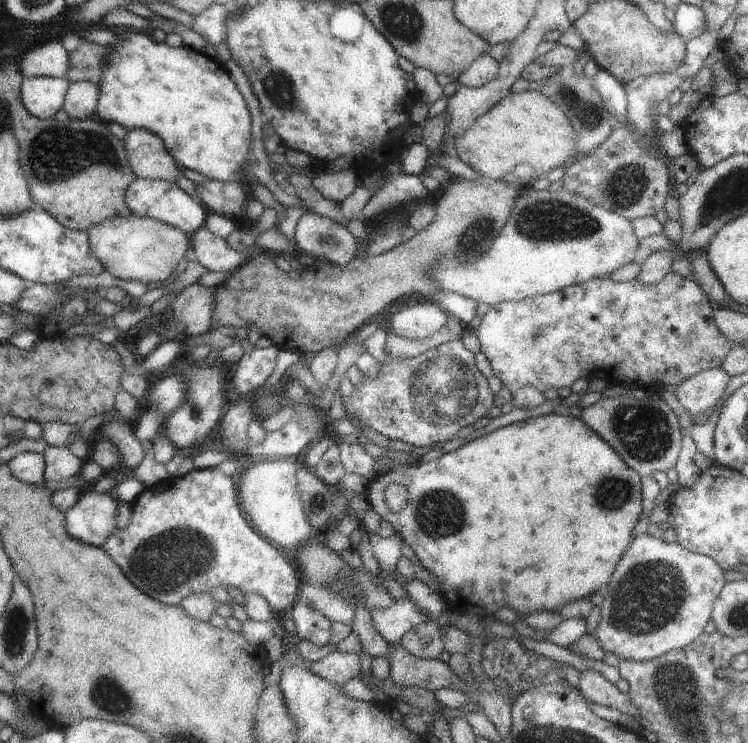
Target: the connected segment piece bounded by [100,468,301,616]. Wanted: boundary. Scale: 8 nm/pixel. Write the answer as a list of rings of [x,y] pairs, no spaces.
[[[195,468],[182,476],[168,476],[144,487],[130,506],[129,524],[122,529],[116,528],[100,547],[133,586],[163,604],[179,605],[189,595],[207,593],[216,586],[229,586],[239,588],[242,593],[258,594],[268,602],[275,616],[279,616],[286,614],[295,601],[301,581],[289,560],[248,525],[238,506],[235,479],[208,469]]]

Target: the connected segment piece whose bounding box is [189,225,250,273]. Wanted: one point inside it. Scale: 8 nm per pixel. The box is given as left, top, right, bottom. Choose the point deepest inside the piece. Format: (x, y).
(212, 253)

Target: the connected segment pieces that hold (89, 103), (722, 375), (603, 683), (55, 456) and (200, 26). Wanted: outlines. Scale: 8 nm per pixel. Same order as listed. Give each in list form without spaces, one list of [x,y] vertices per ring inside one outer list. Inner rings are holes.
[[[89,81],[70,82],[62,107],[69,119],[79,120],[94,117],[97,97],[96,84]]]
[[[713,367],[686,378],[676,386],[675,398],[691,415],[692,424],[696,414],[707,411],[706,408],[721,396],[729,377],[723,369]]]
[[[592,670],[580,672],[580,680],[576,688],[589,702],[617,709],[623,714],[632,716],[640,724],[639,712],[629,702],[626,694],[619,692],[617,687],[602,674]]]
[[[49,445],[43,452],[44,471],[42,480],[47,485],[56,485],[69,477],[78,475],[81,459],[75,457],[67,447]]]
[[[213,3],[202,13],[192,17],[191,30],[197,32],[207,40],[208,44],[215,46],[226,37],[226,20],[233,10],[231,3]]]

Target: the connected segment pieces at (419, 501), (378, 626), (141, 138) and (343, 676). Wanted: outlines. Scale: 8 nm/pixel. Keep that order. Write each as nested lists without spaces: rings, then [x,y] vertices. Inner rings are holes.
[[[557,412],[507,424],[426,463],[414,462],[411,465],[399,465],[384,470],[384,474],[381,470],[380,475],[374,476],[371,484],[367,484],[365,494],[368,503],[371,504],[370,508],[373,508],[381,519],[389,522],[402,542],[411,548],[417,565],[425,567],[435,576],[436,591],[447,603],[450,612],[454,612],[457,604],[463,604],[463,608],[467,608],[467,602],[469,602],[469,606],[473,604],[475,608],[483,608],[485,612],[489,610],[490,614],[502,607],[511,608],[519,616],[533,611],[557,613],[568,602],[589,598],[595,591],[602,591],[599,588],[607,584],[613,566],[619,562],[623,550],[632,541],[635,523],[642,512],[640,476],[630,469],[595,432],[584,426],[581,420],[569,414],[561,416]],[[391,483],[403,487],[408,500],[407,504],[396,513],[389,511],[384,503],[385,487]]]
[[[407,594],[399,600],[392,599],[392,603],[382,609],[370,612],[373,628],[389,644],[397,644],[398,640],[411,628],[429,619],[425,612],[419,612],[415,604],[409,600]]]
[[[127,129],[122,145],[136,178],[174,182],[181,174],[180,164],[168,153],[156,134],[143,129]]]
[[[333,651],[316,661],[310,660],[308,670],[334,685],[342,684],[349,678],[359,677],[359,655]]]

